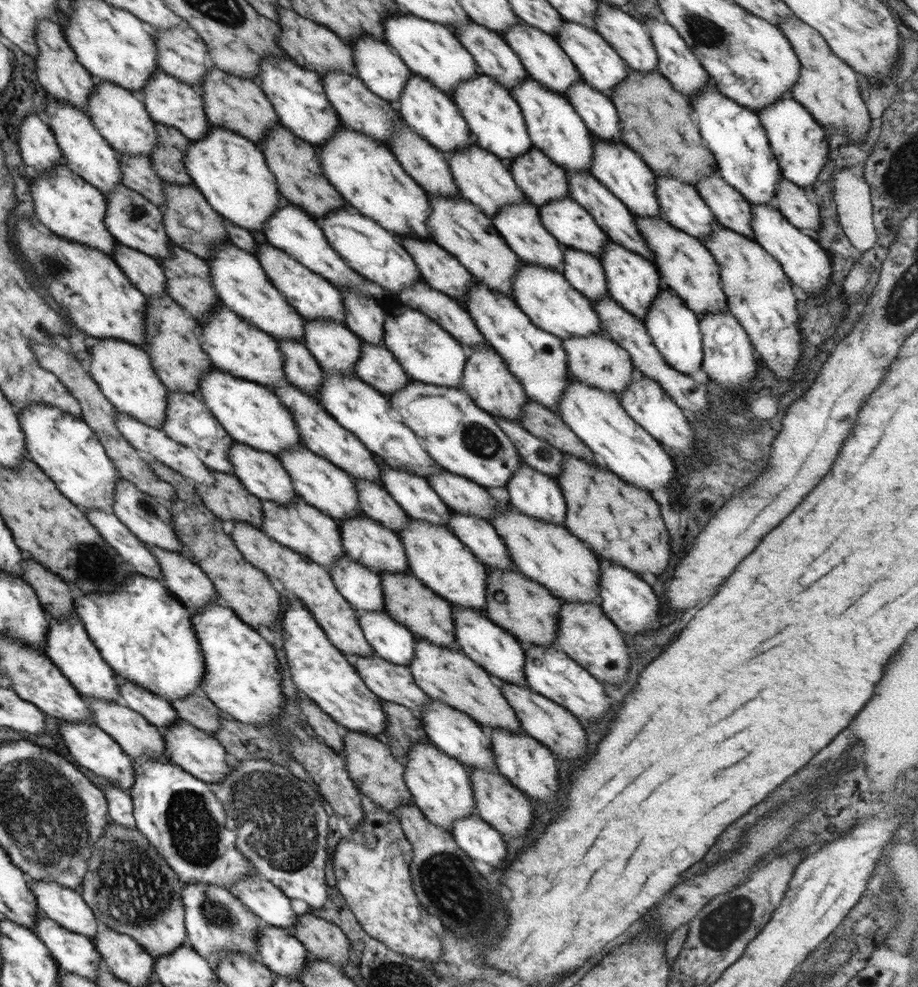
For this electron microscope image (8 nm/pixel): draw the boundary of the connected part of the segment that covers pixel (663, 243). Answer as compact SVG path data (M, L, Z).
M634 215L635 225L638 227L640 234L643 236L645 243L655 256L655 264L661 276L663 285L667 285L676 295L678 295L690 310L693 310L700 318L704 313L715 313L716 311L723 311L727 308L727 296L721 287L720 267L716 262L712 253L700 242L695 236L690 236L686 232L682 232L674 228L664 218L653 219L652 217L641 217Z

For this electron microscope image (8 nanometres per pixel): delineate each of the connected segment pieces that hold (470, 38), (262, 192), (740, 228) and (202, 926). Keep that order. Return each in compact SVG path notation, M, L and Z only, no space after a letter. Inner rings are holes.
M462 24L452 29L462 46L474 57L478 69L490 75L504 88L513 86L530 77L520 57L506 44L498 33L476 24Z
M212 126L198 140L189 144L184 165L202 196L232 224L252 232L263 232L263 224L286 201L278 191L265 156L253 141L219 126Z
M719 169L702 177L696 189L718 223L755 240L751 204L722 178Z
M188 883L181 888L181 899L185 909L188 943L210 963L210 966L215 968L221 952L226 949L246 953L256 962L262 963L255 940L260 927L266 923L246 908L229 889L217 884Z

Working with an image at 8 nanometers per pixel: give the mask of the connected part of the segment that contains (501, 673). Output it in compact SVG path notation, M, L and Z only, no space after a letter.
M458 607L453 609L456 641L462 652L468 655L476 664L485 668L491 676L501 678L503 681L528 687L524 674L525 654L522 644L515 636L491 621L485 612L473 608Z

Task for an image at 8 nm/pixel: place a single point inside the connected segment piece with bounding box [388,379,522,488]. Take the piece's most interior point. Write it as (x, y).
(462, 438)

